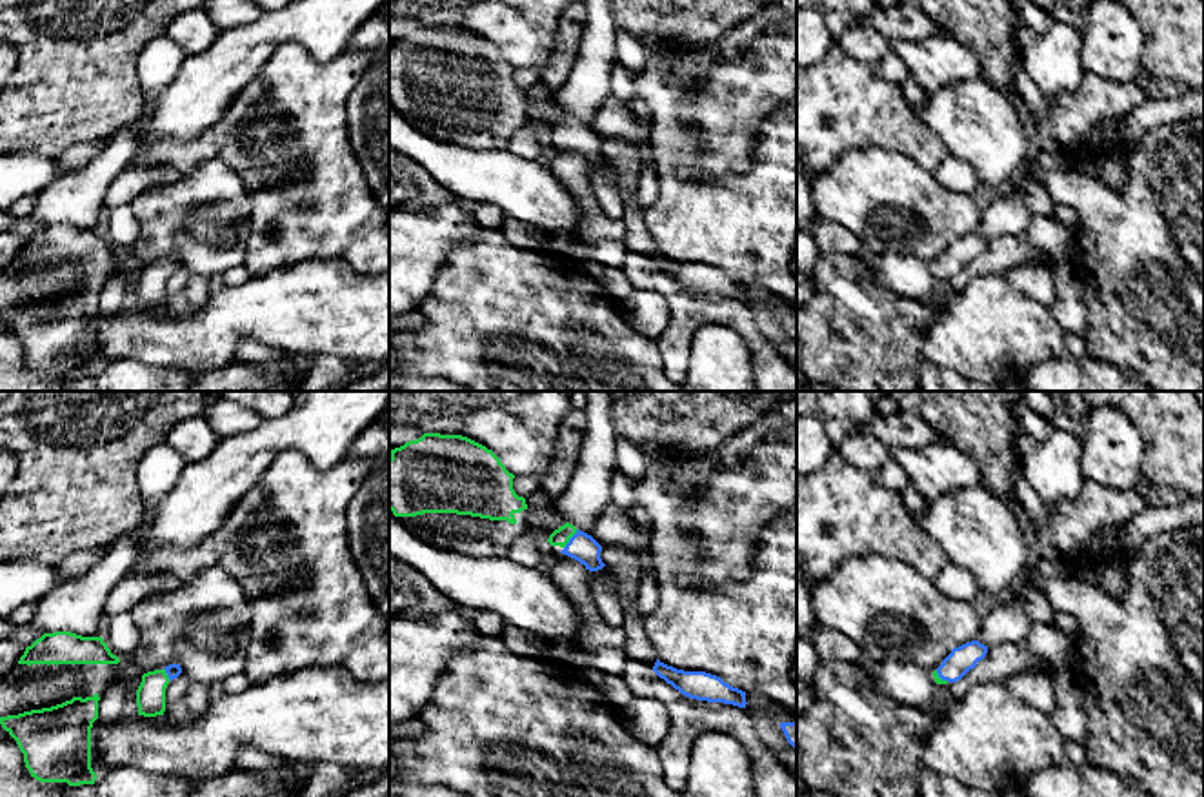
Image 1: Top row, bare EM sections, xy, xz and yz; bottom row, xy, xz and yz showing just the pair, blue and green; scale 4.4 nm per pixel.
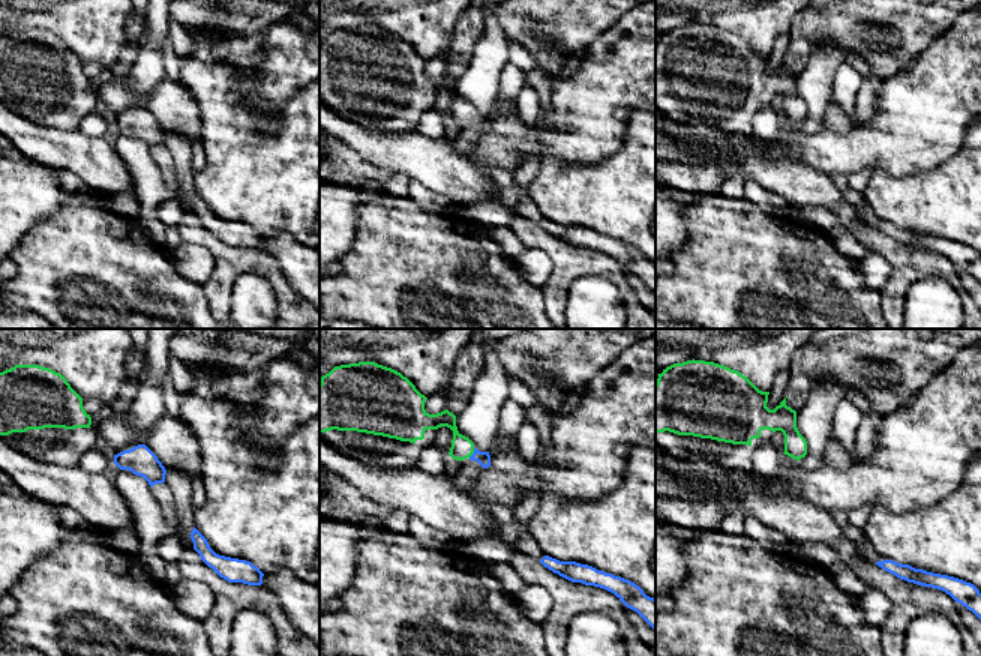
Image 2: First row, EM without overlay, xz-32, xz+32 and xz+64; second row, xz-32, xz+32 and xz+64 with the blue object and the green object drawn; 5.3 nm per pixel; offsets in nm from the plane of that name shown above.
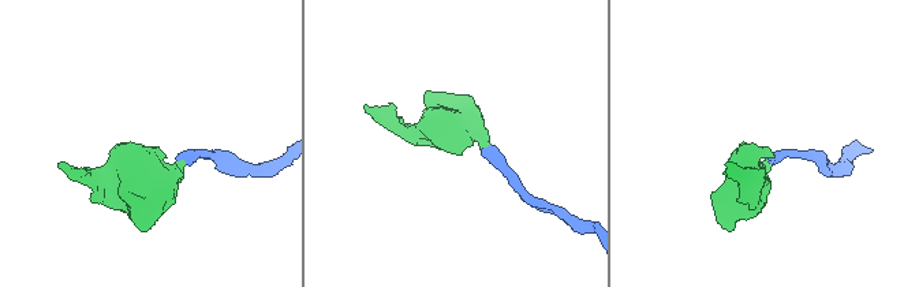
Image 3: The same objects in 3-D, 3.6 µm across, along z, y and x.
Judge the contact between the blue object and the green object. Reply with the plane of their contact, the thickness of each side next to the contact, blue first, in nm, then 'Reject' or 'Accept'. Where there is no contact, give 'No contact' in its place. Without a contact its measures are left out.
Touches blue in xz. Thickness 120 nm (blue) against 80 nm. Accept

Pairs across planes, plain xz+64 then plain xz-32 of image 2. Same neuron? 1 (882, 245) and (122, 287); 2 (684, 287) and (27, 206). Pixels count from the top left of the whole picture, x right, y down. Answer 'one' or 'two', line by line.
1: two
2: two

